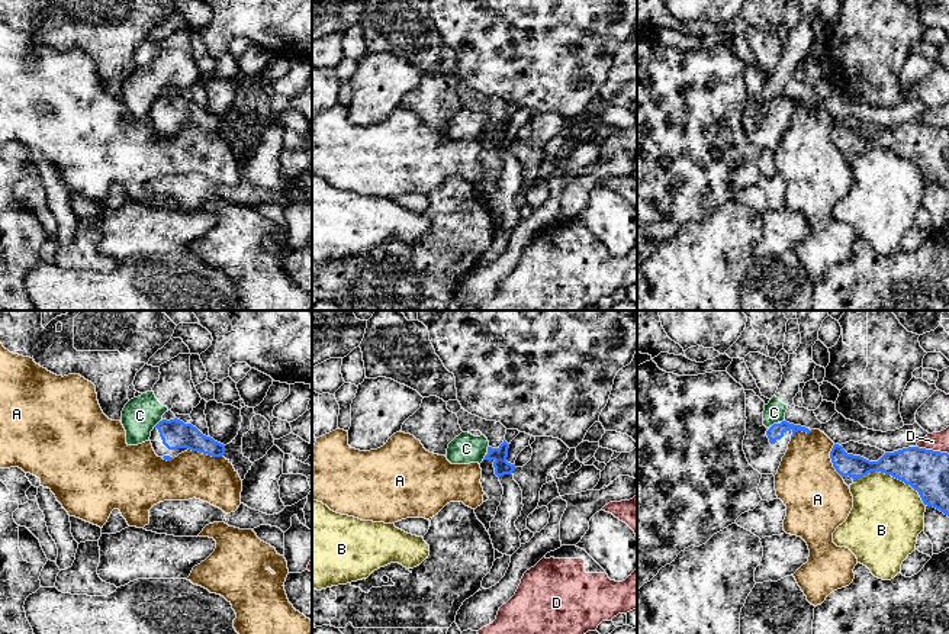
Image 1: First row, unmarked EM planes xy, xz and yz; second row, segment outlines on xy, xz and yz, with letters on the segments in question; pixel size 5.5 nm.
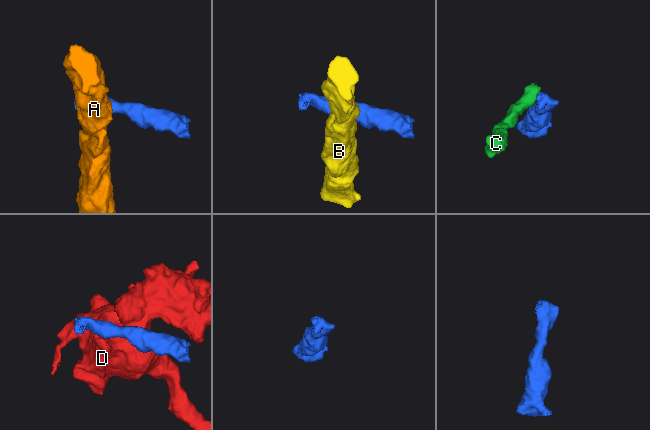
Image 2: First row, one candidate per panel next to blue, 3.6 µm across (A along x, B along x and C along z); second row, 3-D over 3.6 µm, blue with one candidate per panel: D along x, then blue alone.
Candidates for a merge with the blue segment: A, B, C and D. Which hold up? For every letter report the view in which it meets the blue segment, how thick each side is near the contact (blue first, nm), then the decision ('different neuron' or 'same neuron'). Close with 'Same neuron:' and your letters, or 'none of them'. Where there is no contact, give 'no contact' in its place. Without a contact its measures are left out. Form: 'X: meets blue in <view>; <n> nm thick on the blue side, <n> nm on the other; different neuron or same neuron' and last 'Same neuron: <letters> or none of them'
A: meets blue in xy; 160 nm thick on the blue side, 260 nm on the other; different neuron
B: meets blue in yz; 240 nm thick on the blue side, 400 nm on the other; different neuron
C: meets blue in xy; 160 nm thick on the blue side, 200 nm on the other; different neuron
D: meets blue in yz; 240 nm thick on the blue side, 110 nm on the other; different neuron
Same neuron: none of them

